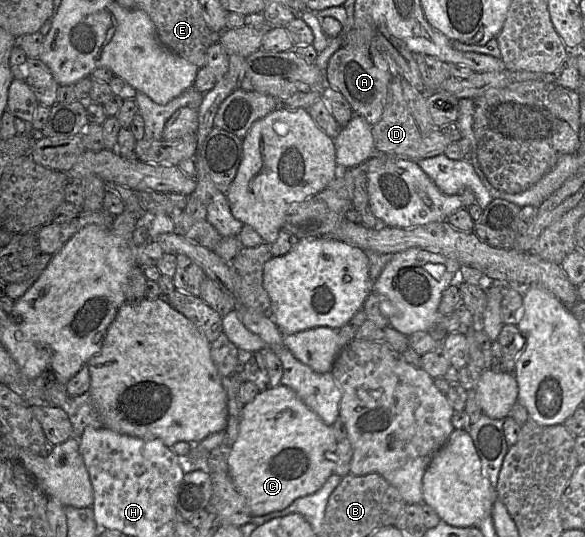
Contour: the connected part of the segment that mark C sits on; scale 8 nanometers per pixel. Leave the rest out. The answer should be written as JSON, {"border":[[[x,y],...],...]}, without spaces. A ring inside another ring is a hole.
{"border":[[[284,385],[268,387],[259,391],[241,410],[238,437],[228,457],[228,474],[253,517],[281,511],[297,498],[318,491],[334,473],[336,463],[331,454],[337,442],[333,427],[326,425],[291,388]]]}

